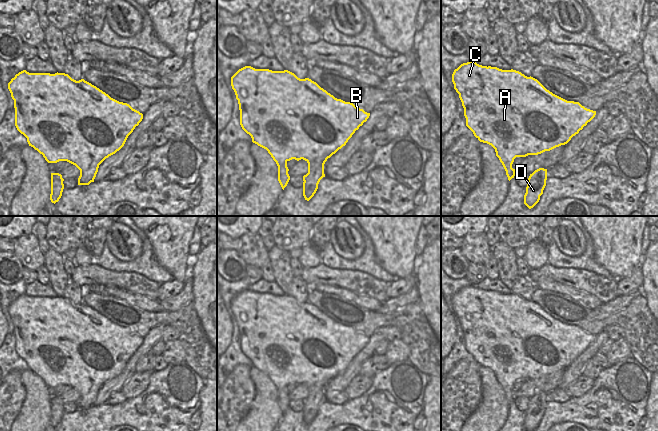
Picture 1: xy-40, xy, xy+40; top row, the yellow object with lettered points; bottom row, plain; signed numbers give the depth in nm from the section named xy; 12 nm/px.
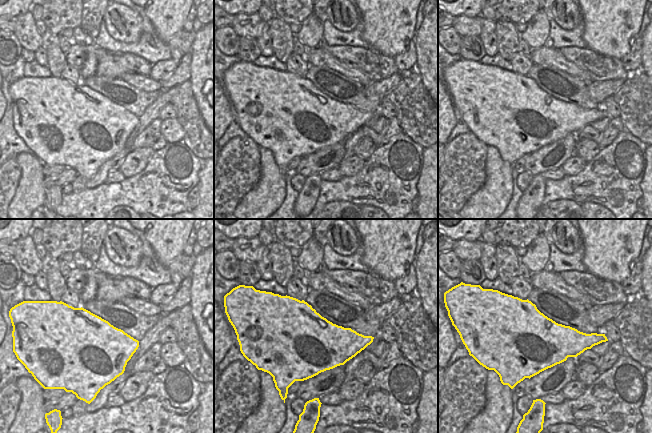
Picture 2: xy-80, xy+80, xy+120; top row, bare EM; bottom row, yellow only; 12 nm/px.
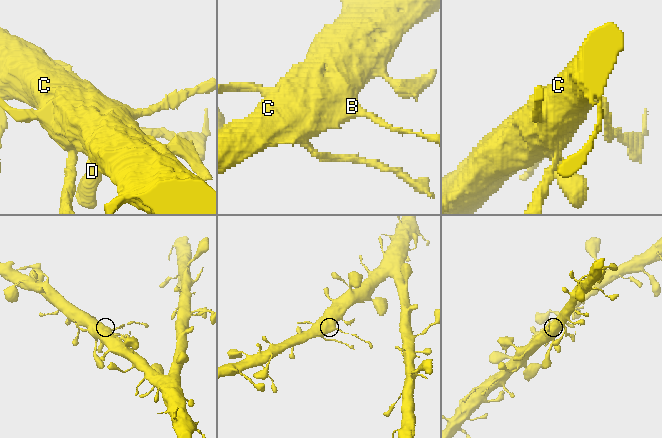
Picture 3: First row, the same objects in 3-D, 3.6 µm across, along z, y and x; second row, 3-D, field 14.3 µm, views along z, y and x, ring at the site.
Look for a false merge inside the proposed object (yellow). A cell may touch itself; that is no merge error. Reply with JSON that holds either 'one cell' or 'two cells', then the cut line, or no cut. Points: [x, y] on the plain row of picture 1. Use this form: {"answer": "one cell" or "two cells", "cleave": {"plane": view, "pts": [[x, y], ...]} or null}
{"answer": "one cell", "cleave": null}

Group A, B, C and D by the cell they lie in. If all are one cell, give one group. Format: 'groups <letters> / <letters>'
groups A B C D

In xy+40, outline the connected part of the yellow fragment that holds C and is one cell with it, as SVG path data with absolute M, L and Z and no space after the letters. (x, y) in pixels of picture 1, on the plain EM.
M469 285L454 294L452 306L464 332L466 350L480 366L487 367L495 373L496 380L502 387L509 405L515 400L512 388L516 381L538 379L567 368L596 339L596 335L585 332L579 326L567 325L553 318L537 303L527 301L513 293L502 294Z

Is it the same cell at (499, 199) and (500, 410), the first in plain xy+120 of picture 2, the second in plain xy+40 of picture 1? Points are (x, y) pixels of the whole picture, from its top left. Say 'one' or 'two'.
one

